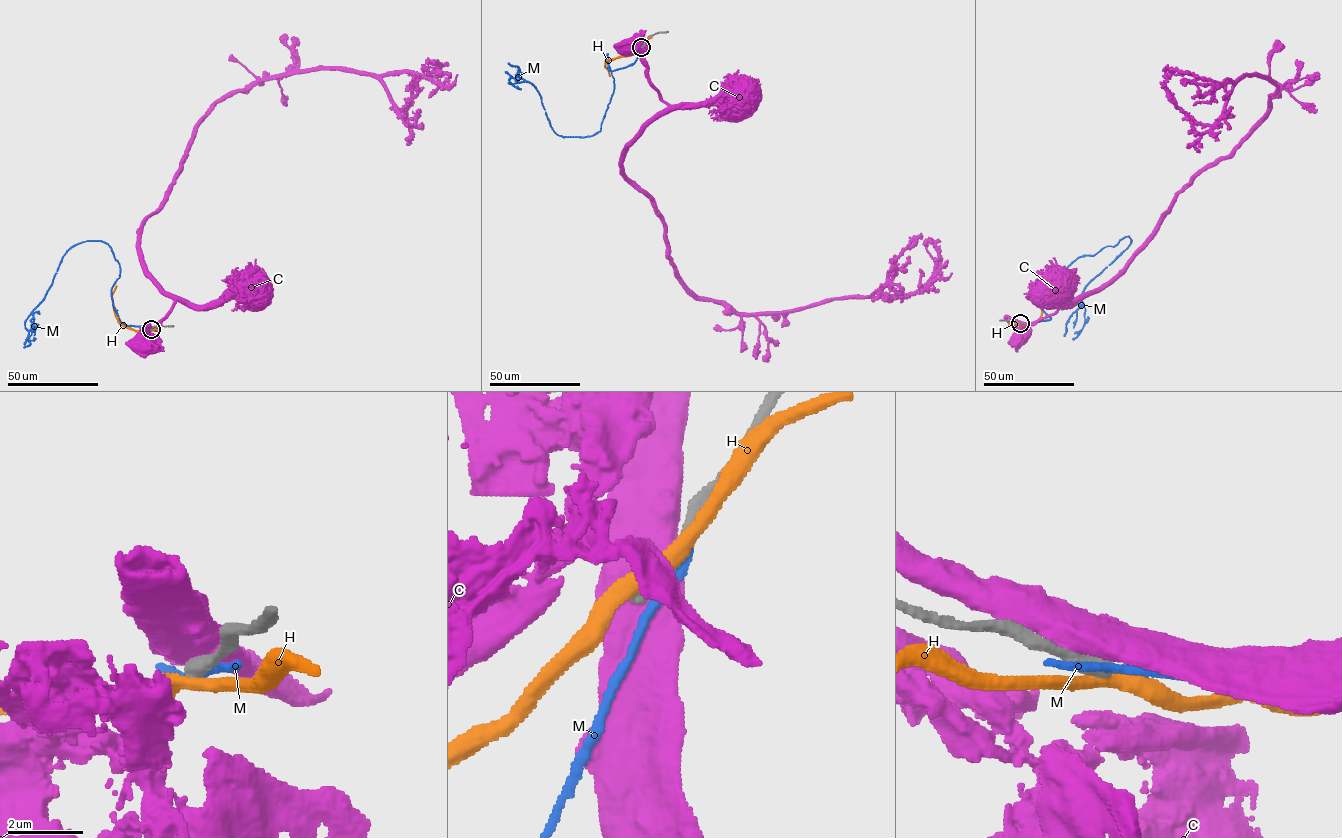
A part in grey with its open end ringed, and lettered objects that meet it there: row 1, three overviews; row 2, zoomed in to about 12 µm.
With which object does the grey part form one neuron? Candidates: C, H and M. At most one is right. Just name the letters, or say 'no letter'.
no letter

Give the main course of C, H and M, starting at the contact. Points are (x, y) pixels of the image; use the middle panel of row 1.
C: (642, 45), (643, 32), (635, 47), (629, 45)
H: (641, 46), (631, 54), (606, 60), (604, 65), (610, 76)
M: (642, 47), (613, 70), (607, 55), (613, 93), (601, 129), (584, 137), (559, 136), (535, 87), (505, 71)

